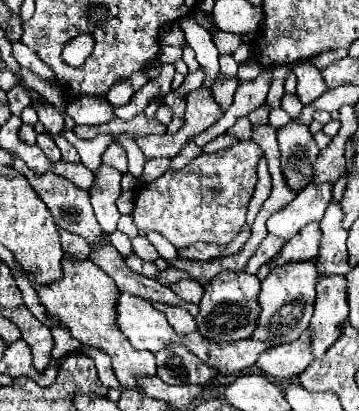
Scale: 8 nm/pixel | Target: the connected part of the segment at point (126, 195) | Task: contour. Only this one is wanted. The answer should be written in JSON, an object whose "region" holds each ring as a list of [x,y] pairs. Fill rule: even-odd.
{"region":[[[132,190],[120,194],[120,198],[116,200],[116,206],[118,206],[120,214],[132,214],[132,196],[134,196]]]}

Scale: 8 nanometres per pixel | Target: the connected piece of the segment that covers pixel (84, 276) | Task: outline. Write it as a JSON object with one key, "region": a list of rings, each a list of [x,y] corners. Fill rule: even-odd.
{"region":[[[64,256],[62,258],[62,278],[60,280],[56,280],[56,282],[52,282],[52,284],[46,284],[46,286],[40,286],[40,284],[34,284],[34,282],[30,282],[32,286],[34,286],[34,290],[38,292],[38,296],[40,296],[40,302],[44,304],[44,308],[48,310],[48,314],[52,314],[52,316],[56,316],[58,320],[60,320],[60,324],[64,324],[66,328],[68,328],[68,332],[72,334],[72,338],[76,338],[78,342],[82,342],[82,344],[90,344],[90,346],[96,346],[96,348],[102,348],[110,358],[112,358],[112,368],[114,368],[114,374],[116,374],[116,378],[118,378],[118,382],[124,386],[124,388],[136,388],[136,382],[134,382],[134,376],[138,376],[138,374],[156,374],[156,364],[154,364],[154,354],[152,352],[140,352],[140,350],[136,350],[136,348],[132,348],[132,344],[128,342],[128,338],[116,328],[116,322],[114,322],[114,318],[116,318],[116,312],[114,312],[114,304],[116,304],[116,300],[118,300],[118,288],[116,288],[116,284],[114,284],[114,280],[110,278],[110,276],[106,276],[90,258],[86,258],[86,260],[76,260],[74,256]]]}

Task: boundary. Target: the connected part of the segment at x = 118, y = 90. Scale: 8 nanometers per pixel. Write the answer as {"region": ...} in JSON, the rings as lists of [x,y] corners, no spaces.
{"region":[[[120,80],[120,82],[116,82],[108,92],[106,92],[106,100],[114,106],[114,108],[118,108],[118,106],[124,106],[130,98],[132,98],[132,86],[128,84],[128,80]]]}

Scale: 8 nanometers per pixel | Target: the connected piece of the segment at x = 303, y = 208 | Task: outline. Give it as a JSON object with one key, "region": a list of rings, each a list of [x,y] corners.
{"region":[[[332,182],[308,184],[286,208],[268,218],[268,232],[288,240],[294,234],[298,234],[302,226],[314,220],[322,220],[326,208],[332,202],[332,188]]]}

